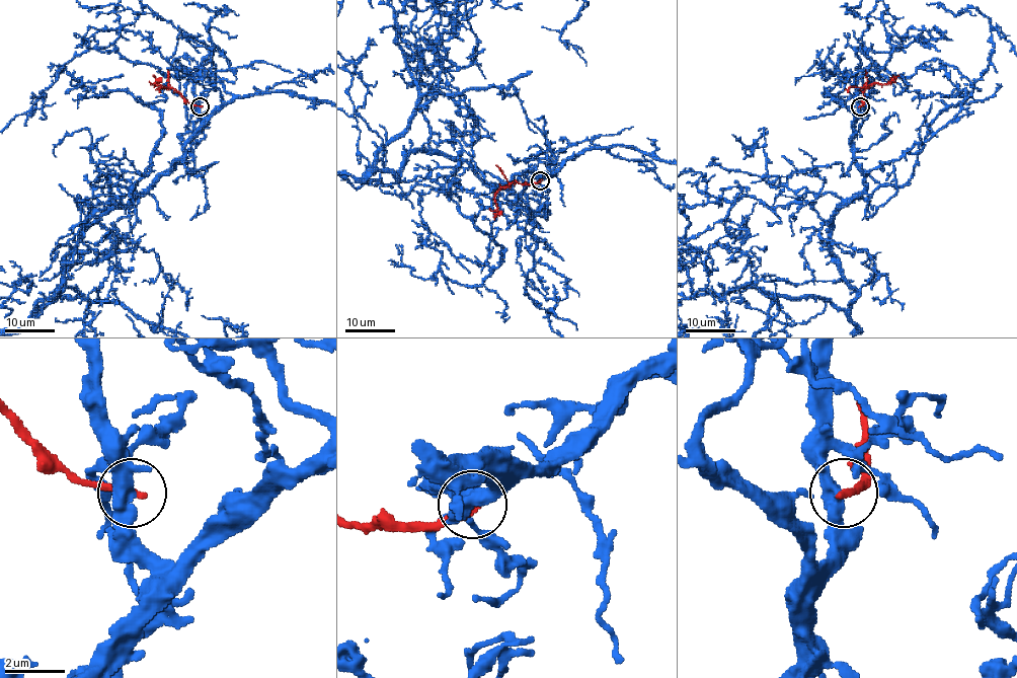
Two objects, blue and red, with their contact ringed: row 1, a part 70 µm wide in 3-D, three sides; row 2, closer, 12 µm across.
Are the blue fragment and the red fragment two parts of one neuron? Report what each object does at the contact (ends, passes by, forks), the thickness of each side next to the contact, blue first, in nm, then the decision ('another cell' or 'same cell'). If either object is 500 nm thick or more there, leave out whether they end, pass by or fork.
blue forks there; red ends there; 400 nm thick on the blue side, 280 nm on the other; another cell

